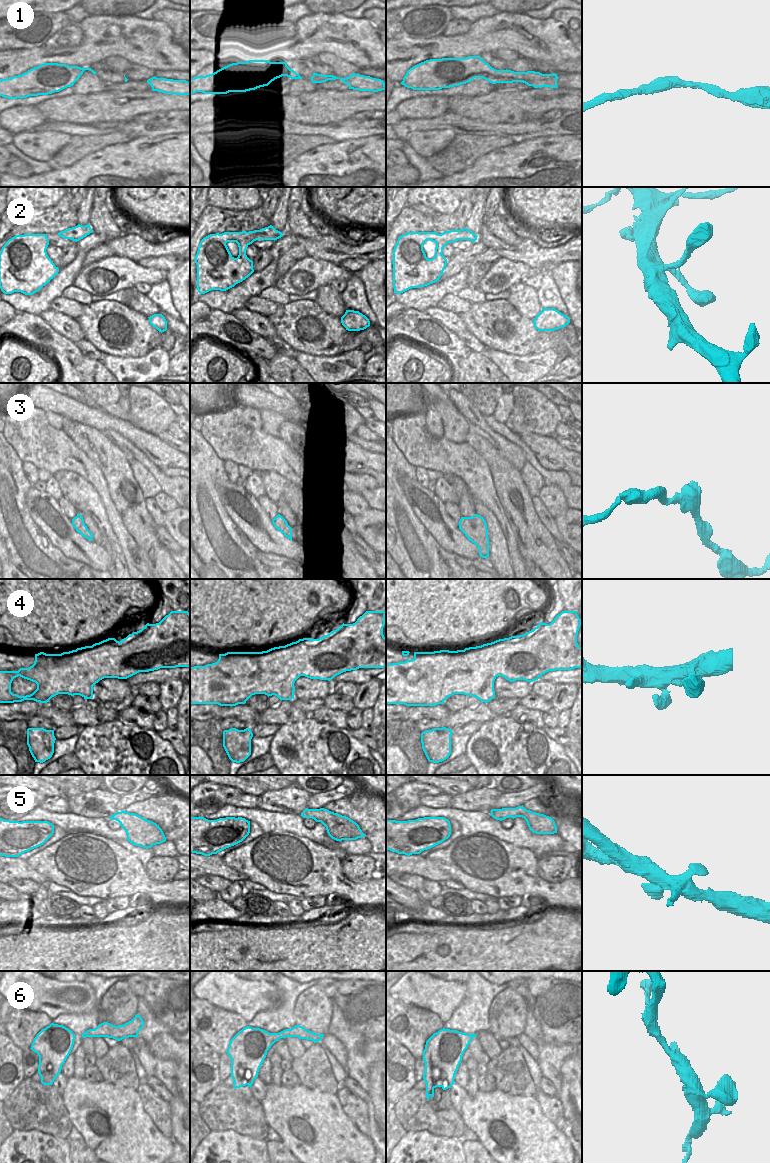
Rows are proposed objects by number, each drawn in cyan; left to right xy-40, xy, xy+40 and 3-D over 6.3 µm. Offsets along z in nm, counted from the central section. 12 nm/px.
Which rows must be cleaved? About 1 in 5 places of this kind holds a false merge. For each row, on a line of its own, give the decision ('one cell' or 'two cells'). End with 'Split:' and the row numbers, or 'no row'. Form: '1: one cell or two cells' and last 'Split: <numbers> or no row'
1: one cell
2: one cell
3: one cell
4: one cell
5: one cell
6: one cell
Split: no row

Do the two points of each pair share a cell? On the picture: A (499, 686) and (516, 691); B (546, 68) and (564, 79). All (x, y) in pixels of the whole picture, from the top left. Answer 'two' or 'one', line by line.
A: one
B: two

